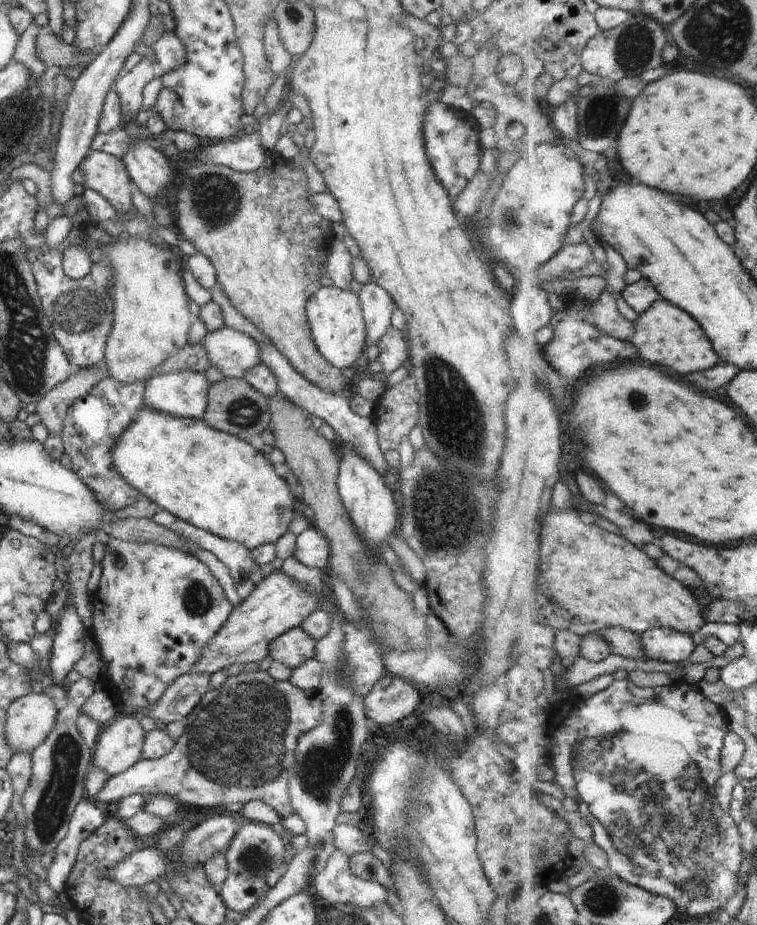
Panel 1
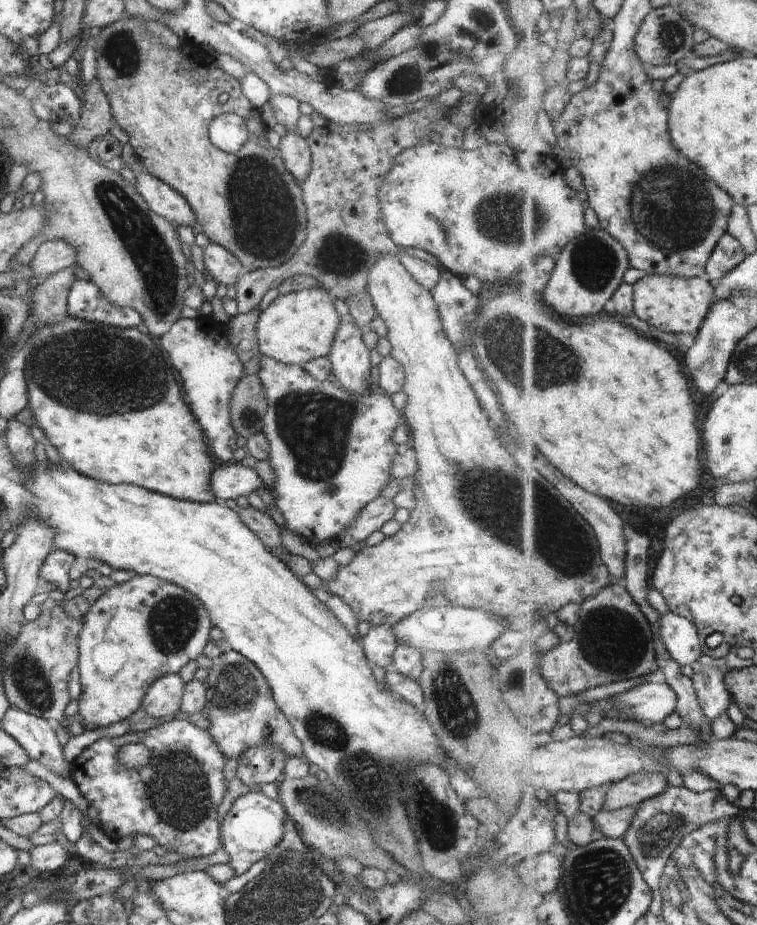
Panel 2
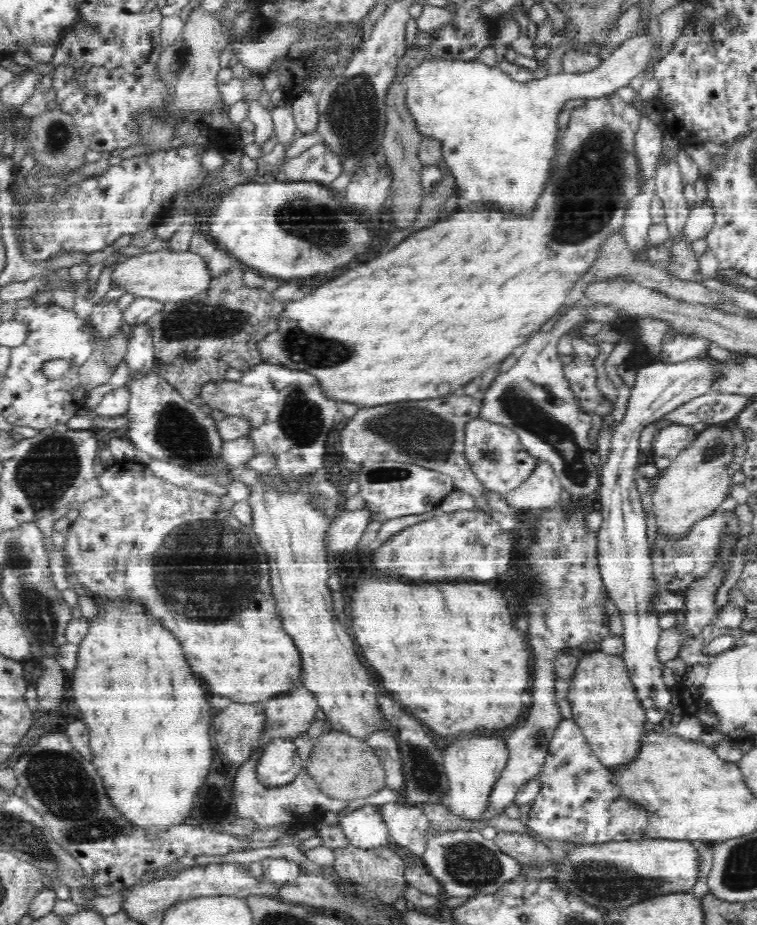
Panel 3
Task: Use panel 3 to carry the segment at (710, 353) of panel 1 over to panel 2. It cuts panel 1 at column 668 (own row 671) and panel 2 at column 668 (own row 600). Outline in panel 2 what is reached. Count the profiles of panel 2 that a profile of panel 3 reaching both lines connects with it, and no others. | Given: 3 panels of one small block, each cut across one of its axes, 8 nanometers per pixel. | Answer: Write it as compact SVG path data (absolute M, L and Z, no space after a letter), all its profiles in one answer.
M646 275L635 285L635 314L651 326L674 334L686 333L698 336L717 302L716 289L706 277L693 278L680 275Z

